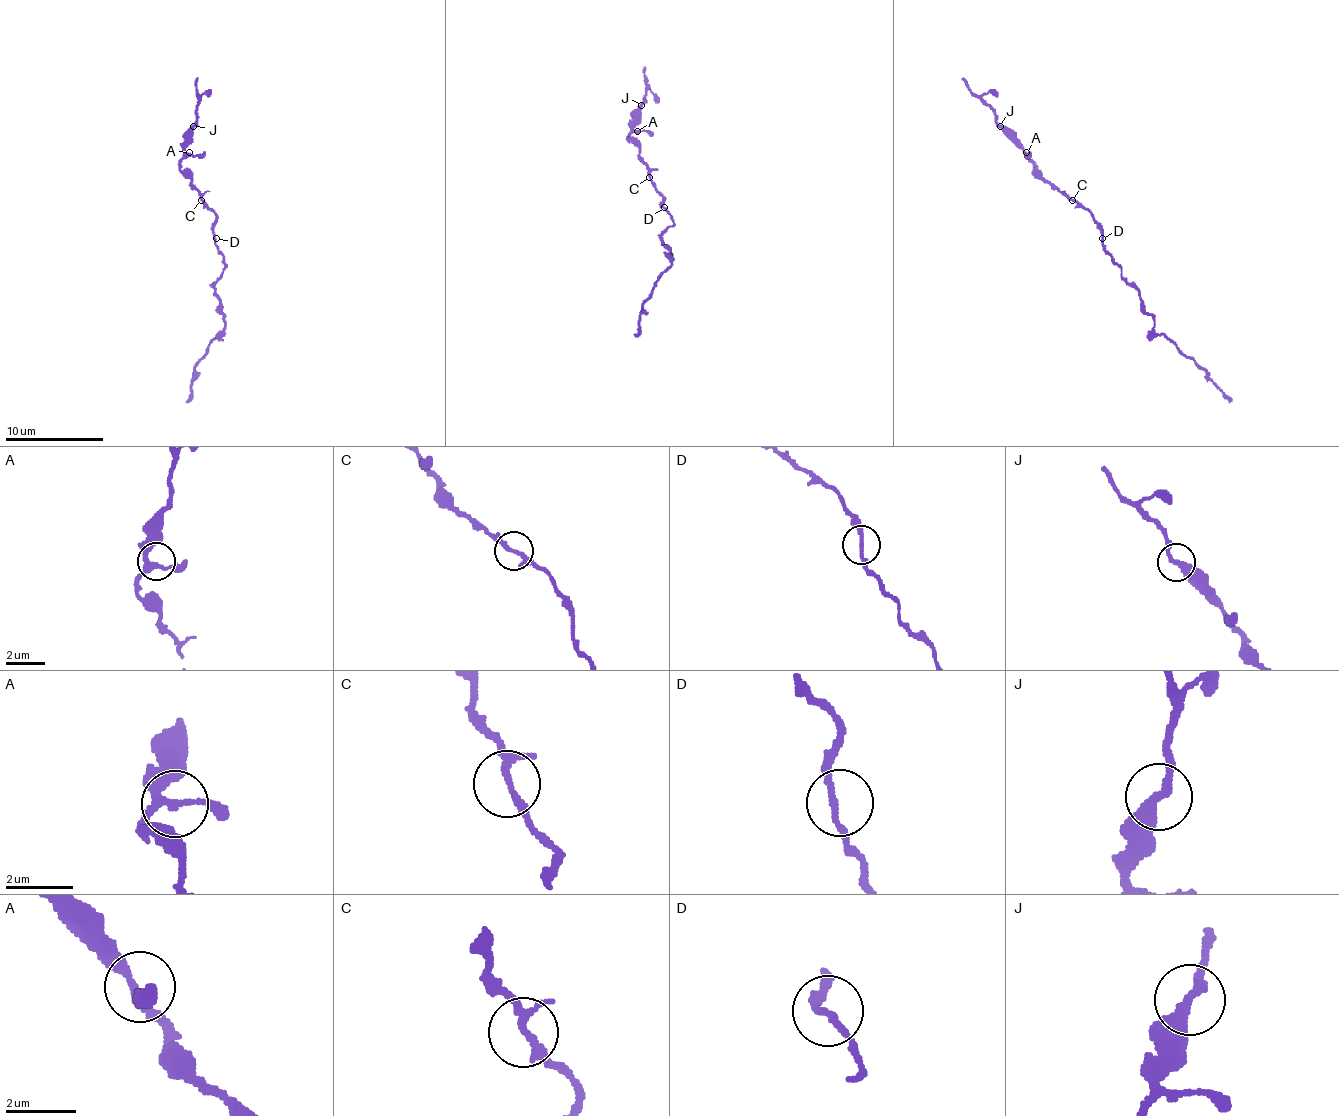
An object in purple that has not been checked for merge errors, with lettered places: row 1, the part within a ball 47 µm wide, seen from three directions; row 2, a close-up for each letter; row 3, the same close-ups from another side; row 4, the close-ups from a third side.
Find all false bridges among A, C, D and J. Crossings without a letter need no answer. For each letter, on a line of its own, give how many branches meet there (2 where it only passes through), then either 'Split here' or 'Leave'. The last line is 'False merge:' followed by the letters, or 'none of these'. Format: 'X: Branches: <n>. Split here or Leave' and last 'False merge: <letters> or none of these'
A: Branches: 3. Leave
C: Branches: 3. Leave
D: Branches: 2. Leave
J: Branches: 2. Leave
False merge: none of these

